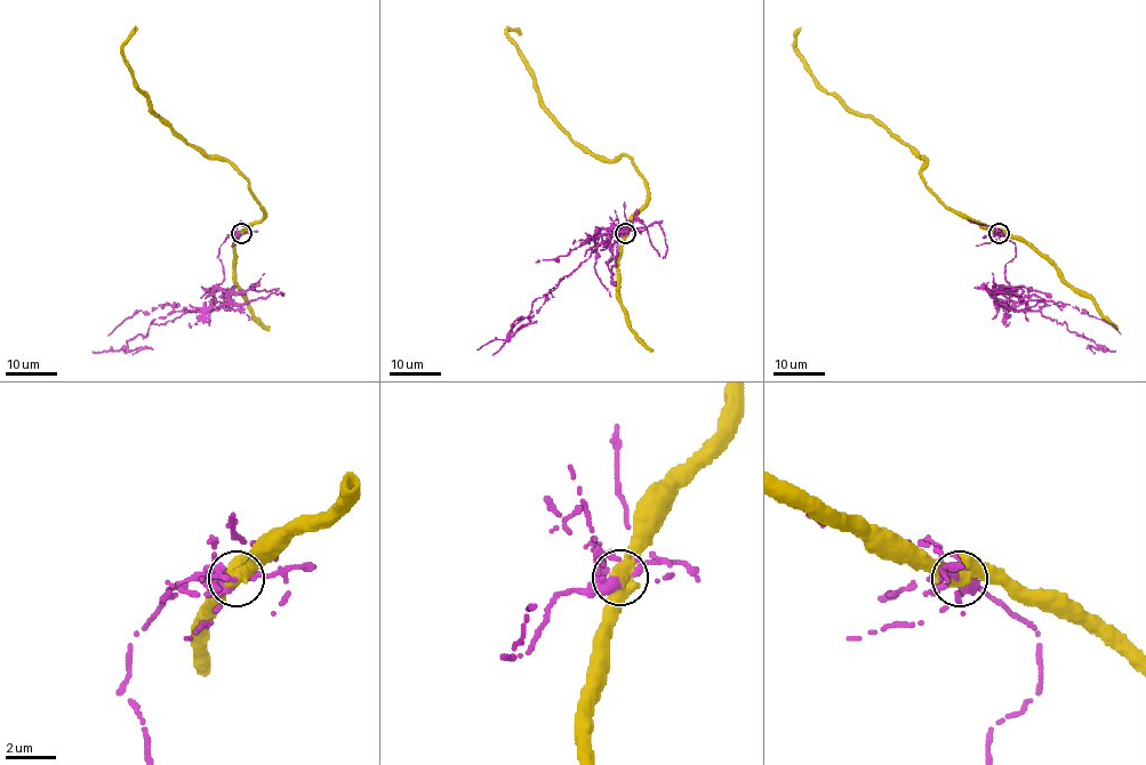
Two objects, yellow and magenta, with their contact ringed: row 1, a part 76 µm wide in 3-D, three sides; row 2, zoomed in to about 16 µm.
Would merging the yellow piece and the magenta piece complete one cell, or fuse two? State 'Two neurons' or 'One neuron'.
Two neurons

